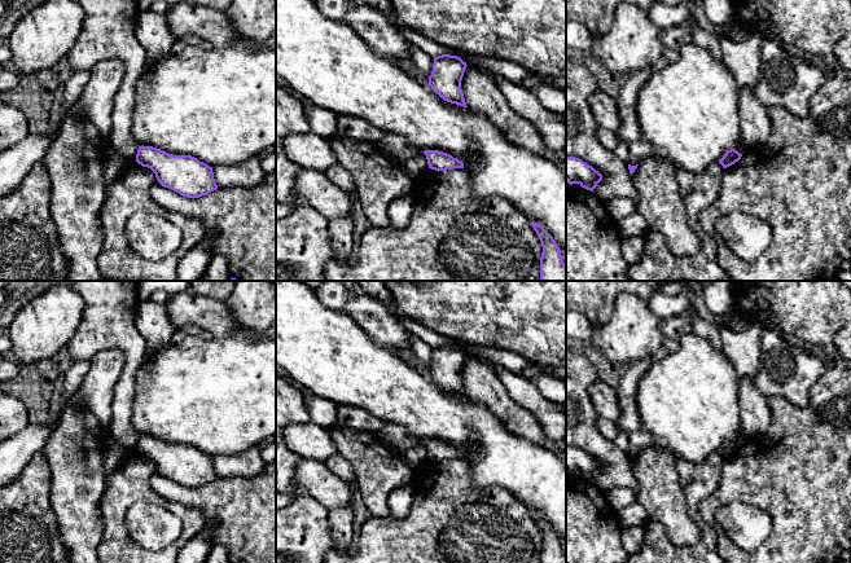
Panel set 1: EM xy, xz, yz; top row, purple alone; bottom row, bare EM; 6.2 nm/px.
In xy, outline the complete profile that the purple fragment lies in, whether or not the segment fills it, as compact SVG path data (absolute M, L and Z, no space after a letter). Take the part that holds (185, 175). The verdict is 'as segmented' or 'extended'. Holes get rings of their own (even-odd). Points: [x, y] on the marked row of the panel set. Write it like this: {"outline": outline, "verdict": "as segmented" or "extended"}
{"outline": "M139 146L136 162L150 168L158 182L187 198L218 189L212 167L192 155L172 155L153 146Z", "verdict": "as segmented"}

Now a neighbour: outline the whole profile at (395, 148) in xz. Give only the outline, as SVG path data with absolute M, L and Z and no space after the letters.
M386 133L376 144L373 144L377 150L390 159L403 163L418 153L424 153L413 148L405 138Z

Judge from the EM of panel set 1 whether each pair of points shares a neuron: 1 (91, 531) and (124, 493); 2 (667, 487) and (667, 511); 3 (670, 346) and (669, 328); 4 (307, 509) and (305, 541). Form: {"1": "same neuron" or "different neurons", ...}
{"1": "different neurons", "2": "same neuron", "3": "same neuron", "4": "same neuron"}

